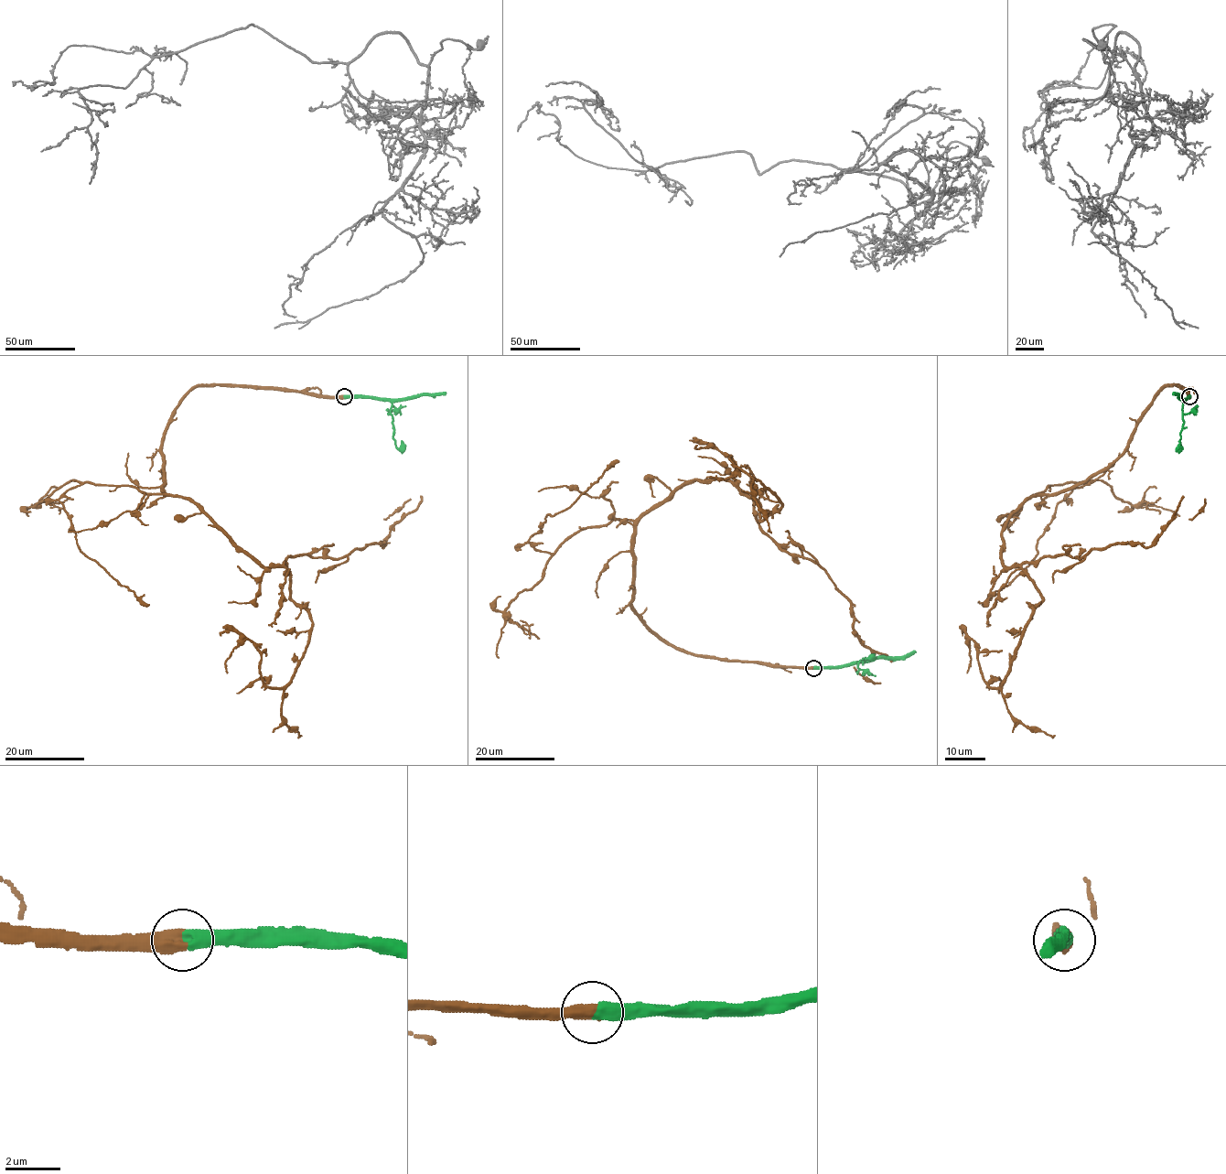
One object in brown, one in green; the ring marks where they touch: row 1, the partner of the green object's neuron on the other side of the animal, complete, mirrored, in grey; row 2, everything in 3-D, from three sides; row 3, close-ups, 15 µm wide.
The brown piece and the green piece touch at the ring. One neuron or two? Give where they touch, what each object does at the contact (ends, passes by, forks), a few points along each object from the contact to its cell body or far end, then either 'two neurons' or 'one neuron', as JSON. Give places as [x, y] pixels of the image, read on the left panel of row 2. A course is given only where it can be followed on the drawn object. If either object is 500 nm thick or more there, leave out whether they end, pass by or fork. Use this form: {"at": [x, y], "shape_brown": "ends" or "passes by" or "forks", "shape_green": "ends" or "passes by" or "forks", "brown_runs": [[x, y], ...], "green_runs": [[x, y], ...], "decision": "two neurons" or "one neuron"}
{"at": [344, 396], "brown_runs": [[344, 396], [196, 386], [166, 426], [163, 491], [264, 566], [382, 547], [402, 516], [386, 519], [411, 499]], "green_runs": [[344, 396], [388, 399], [392, 403], [392, 439], [398, 448], [402, 440]], "decision": "one neuron"}

